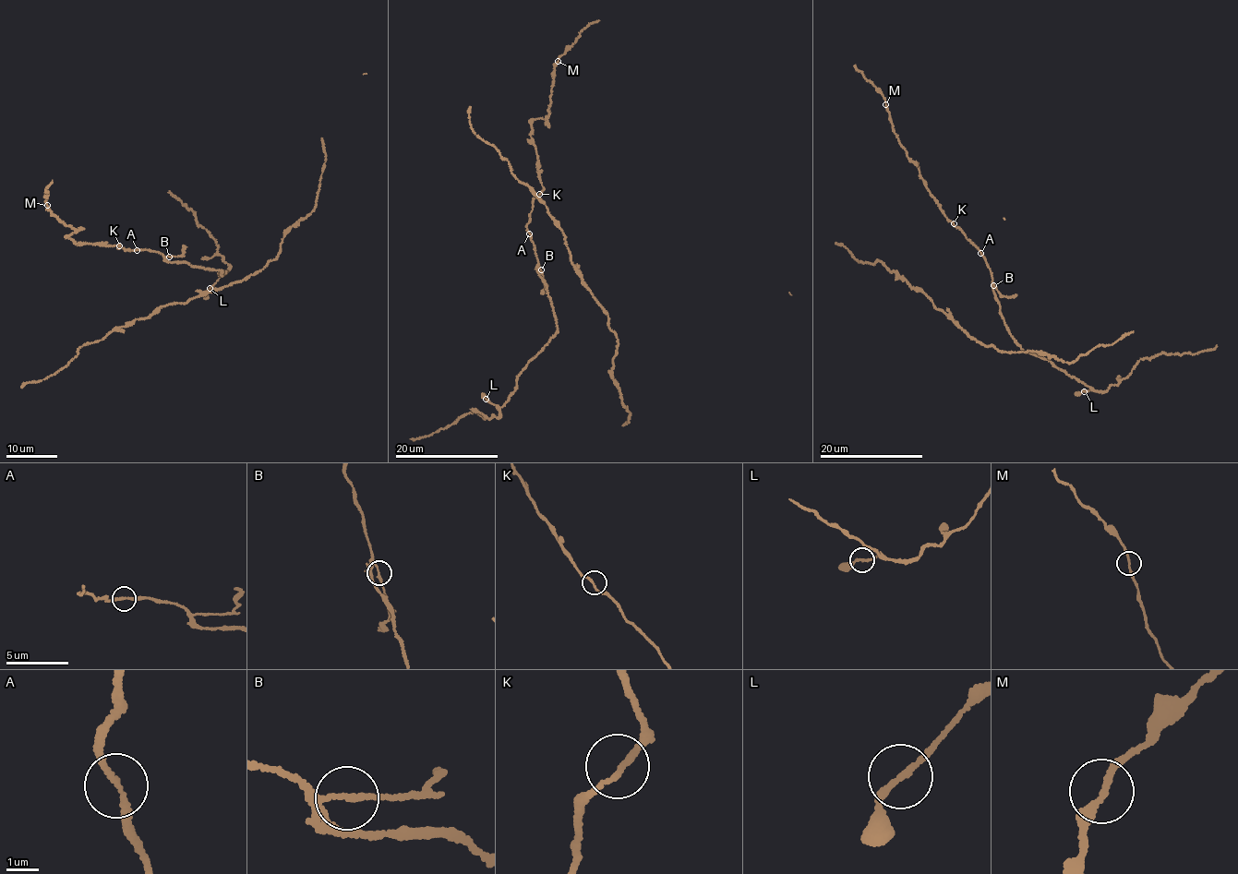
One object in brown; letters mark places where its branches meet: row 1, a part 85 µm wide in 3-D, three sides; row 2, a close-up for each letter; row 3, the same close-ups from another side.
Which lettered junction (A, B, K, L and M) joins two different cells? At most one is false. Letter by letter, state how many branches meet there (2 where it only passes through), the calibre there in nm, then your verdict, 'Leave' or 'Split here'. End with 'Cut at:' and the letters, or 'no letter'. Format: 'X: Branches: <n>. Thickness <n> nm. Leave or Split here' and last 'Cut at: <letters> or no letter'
A: Branches: 2. Thickness 170 nm. Leave
B: Branches: 2. Thickness 150 nm. Split here
K: Branches: 2. Thickness 170 nm. Leave
L: Branches: 2. Thickness 170 nm. Leave
M: Branches: 2. Thickness 170 nm. Leave
Cut at: B

